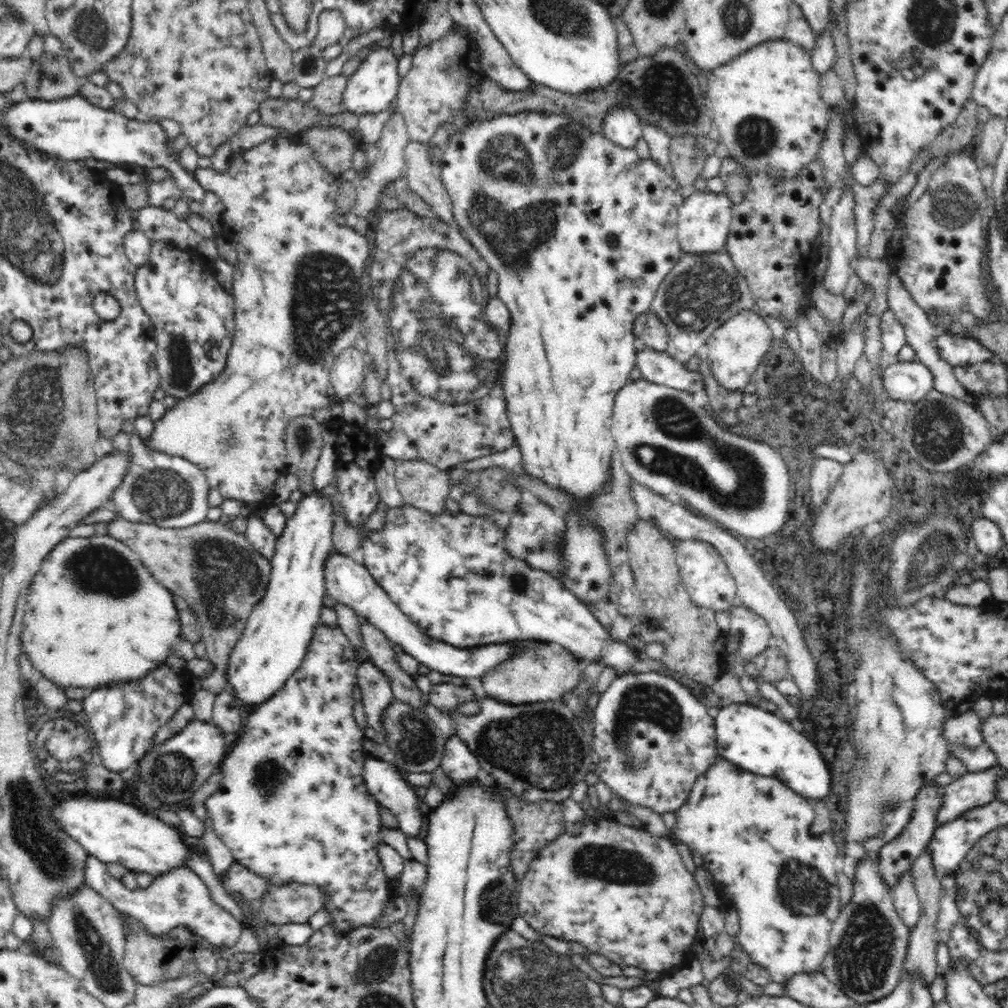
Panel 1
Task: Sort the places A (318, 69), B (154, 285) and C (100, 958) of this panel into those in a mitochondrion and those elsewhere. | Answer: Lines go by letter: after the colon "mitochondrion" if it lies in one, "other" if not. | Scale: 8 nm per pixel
A: other
B: other
C: mitochondrion

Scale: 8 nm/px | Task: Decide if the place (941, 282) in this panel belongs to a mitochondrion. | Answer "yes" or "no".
no

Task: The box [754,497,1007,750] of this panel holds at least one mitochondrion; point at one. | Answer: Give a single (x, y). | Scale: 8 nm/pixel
(939, 551)

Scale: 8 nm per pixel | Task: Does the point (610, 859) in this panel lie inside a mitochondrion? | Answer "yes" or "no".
yes

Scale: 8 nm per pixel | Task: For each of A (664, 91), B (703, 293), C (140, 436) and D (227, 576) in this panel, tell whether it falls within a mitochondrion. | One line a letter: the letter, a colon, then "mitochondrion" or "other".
A: mitochondrion
B: mitochondrion
C: other
D: mitochondrion

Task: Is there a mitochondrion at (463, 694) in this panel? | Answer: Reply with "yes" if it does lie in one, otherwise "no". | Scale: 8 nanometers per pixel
no

